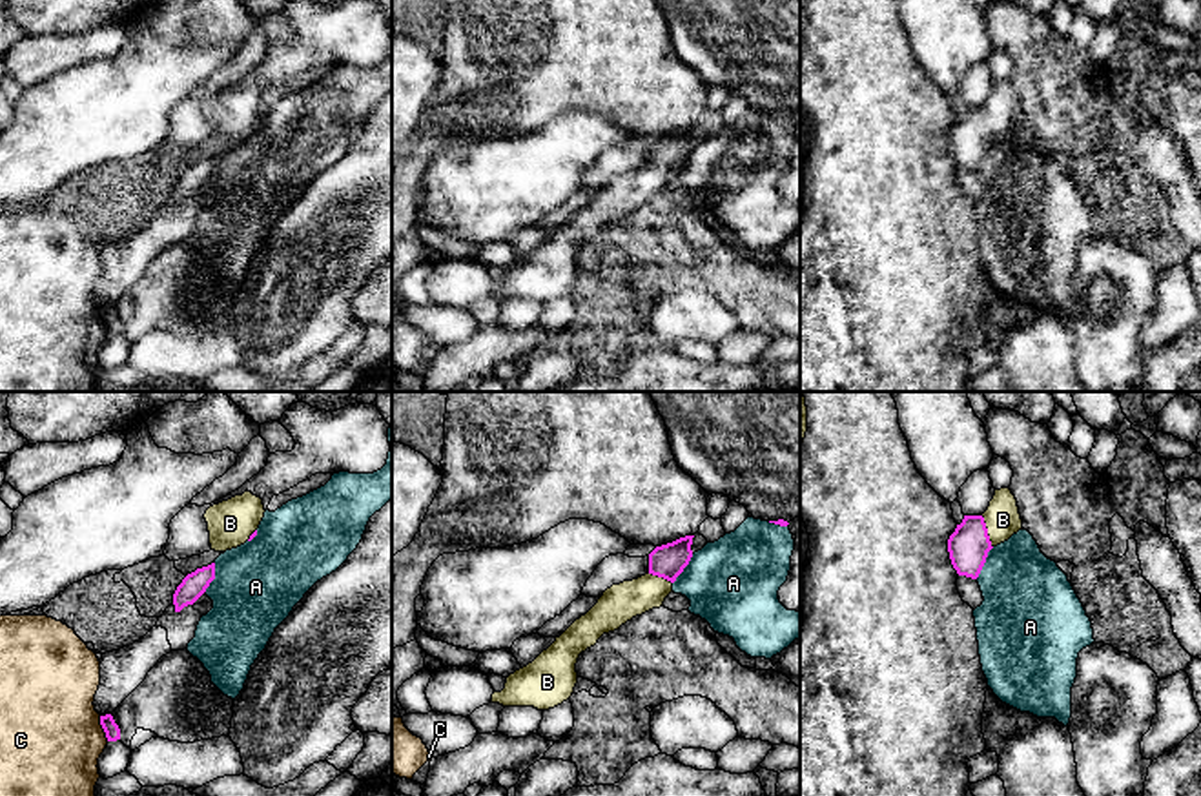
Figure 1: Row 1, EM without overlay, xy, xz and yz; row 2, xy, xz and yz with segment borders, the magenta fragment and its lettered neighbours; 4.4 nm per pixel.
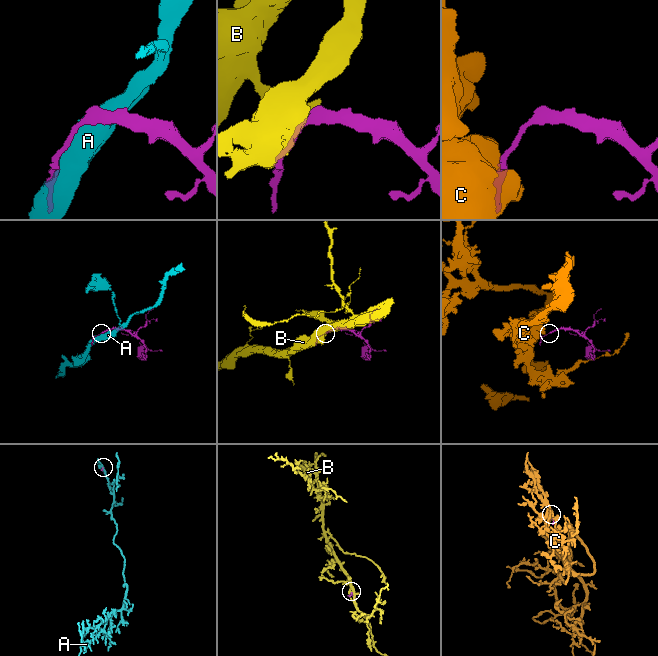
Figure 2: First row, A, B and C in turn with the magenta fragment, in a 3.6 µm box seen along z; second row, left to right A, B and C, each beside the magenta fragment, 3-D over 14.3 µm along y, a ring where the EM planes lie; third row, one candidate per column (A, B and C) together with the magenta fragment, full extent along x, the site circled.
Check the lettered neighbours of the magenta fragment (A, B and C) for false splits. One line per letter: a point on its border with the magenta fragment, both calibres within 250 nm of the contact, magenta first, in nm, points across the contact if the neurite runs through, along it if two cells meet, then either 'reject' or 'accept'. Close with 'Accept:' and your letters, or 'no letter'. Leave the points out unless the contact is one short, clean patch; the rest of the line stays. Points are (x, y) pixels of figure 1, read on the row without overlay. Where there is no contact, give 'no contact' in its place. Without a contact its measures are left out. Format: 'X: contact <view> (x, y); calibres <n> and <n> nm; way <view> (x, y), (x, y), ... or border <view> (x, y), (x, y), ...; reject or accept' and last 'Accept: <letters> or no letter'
A: contact yz (985, 153); calibres 180 and 380 nm; reject
B: contact yz (986, 124); calibres 180 and 160 nm; way yz (968, 139), (986, 124), (1003, 112); accept
C: contact xy (102, 319); calibres 70 and 460 nm; reject
Accept: B

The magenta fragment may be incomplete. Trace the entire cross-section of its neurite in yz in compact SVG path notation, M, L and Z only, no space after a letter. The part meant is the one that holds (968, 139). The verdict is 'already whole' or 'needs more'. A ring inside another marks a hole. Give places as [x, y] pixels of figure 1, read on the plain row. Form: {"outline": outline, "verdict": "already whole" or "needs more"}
{"outline": "M1010 80L995 82L982 107L964 107L948 131L948 144L959 168L977 171L988 144L1022 122L1017 91Z", "verdict": "needs more"}

